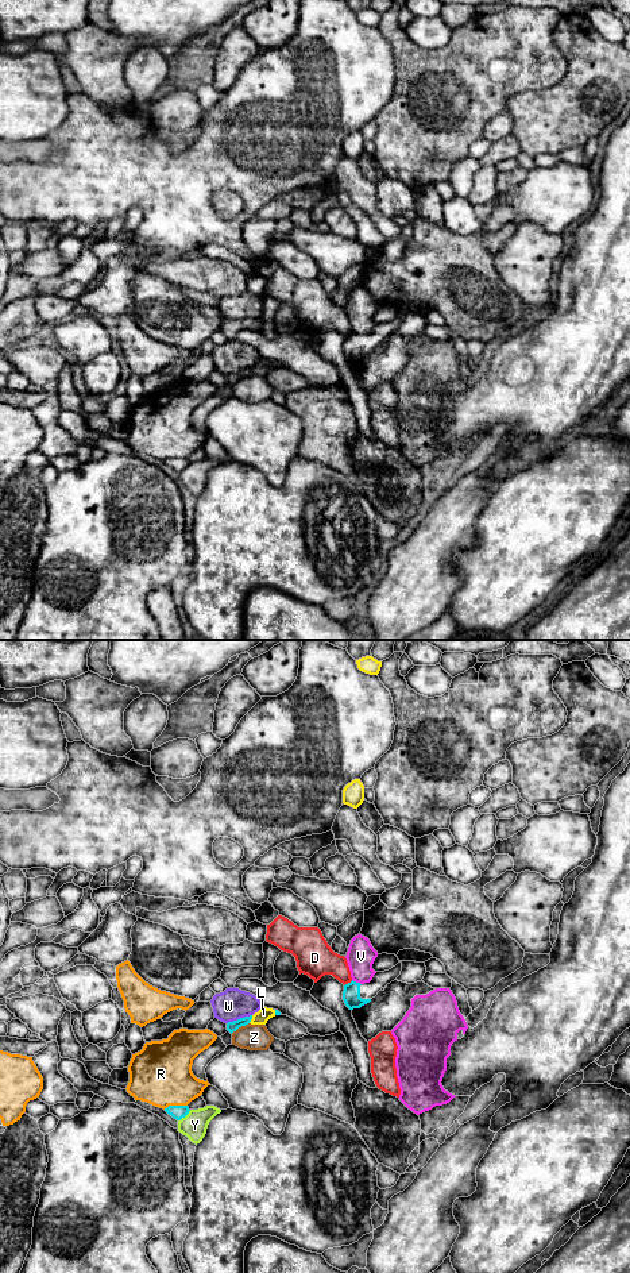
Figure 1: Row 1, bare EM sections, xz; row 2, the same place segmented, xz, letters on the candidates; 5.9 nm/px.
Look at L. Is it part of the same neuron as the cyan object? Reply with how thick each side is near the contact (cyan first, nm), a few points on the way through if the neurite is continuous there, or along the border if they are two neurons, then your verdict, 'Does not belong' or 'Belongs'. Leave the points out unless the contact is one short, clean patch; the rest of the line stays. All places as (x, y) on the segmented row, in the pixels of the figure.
Thickness 60 nm (cyan) against 80 nm. Boundary: xz (252, 1015), (248, 1022). Does not belong

